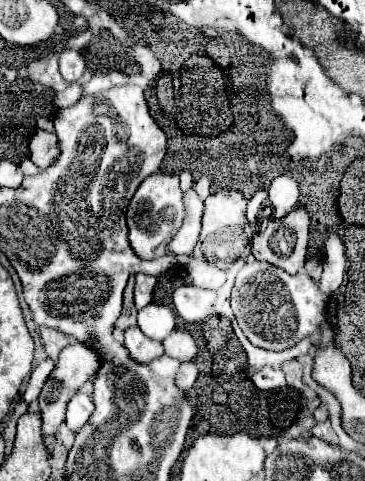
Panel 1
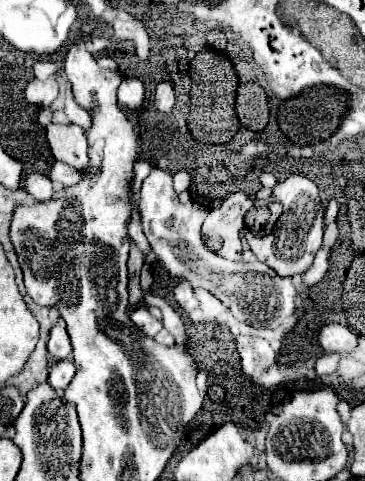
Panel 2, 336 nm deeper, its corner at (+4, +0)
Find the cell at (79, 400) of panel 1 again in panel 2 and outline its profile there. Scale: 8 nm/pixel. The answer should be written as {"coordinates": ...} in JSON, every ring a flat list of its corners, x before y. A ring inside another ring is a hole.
{"coordinates":[[62,359,62,361,56,361,54,365,48,367,48,383,56,389,58,395,62,395,62,391,68,387,68,383,72,381,76,373,76,367,70,359]]}

